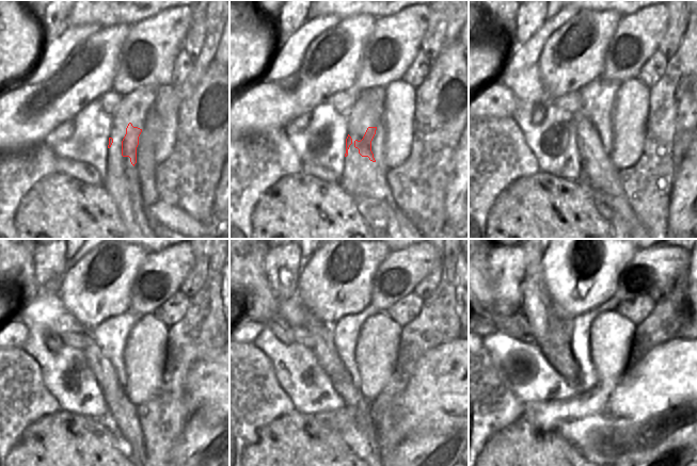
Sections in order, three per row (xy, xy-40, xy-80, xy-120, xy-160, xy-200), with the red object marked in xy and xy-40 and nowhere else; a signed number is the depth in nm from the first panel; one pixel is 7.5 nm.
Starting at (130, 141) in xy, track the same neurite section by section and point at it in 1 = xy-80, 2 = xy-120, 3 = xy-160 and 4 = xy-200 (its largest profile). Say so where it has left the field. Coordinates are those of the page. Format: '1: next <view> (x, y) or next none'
1: next xy-80 (588, 142)
2: next xy-120 (125, 415)
3: next xy-160 (323, 349)
4: next xy-200 (556, 349)

